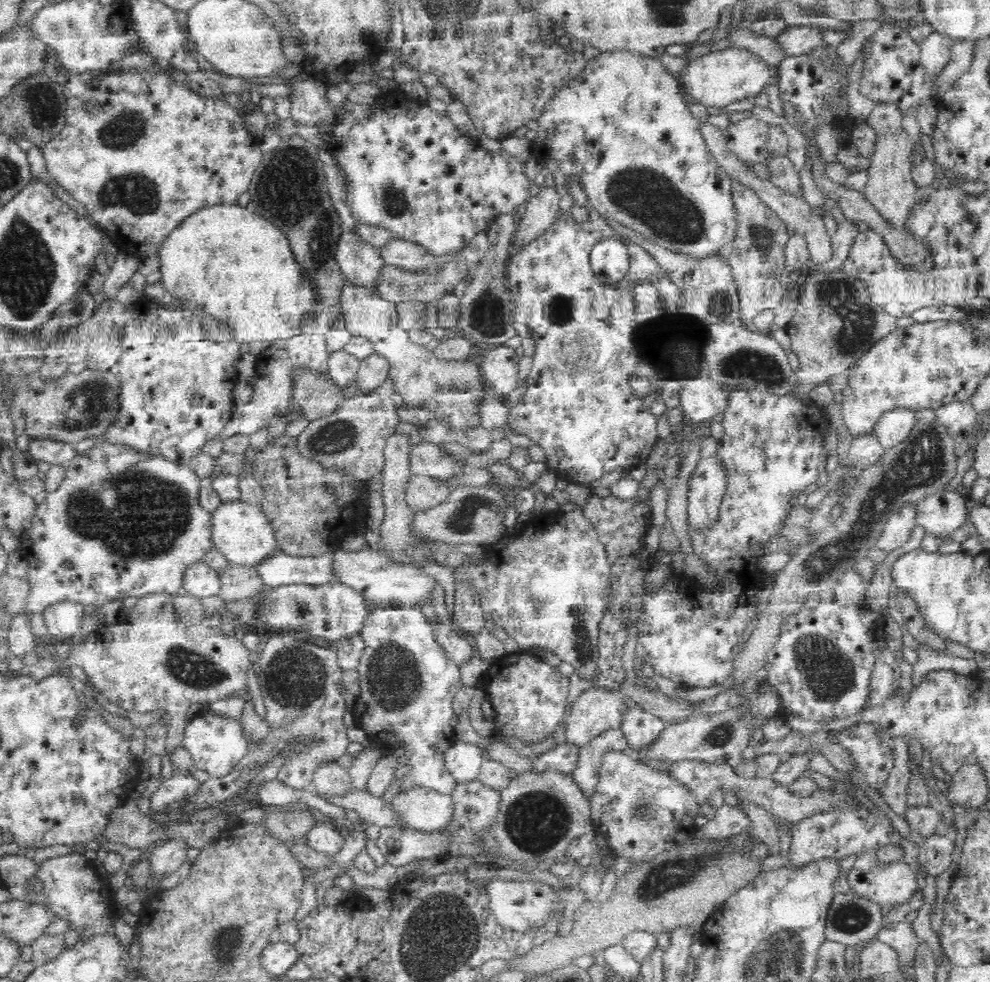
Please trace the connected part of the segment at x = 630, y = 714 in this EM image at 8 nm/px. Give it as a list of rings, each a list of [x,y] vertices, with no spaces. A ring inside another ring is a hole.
[[[631,701],[621,730],[628,739],[629,748],[638,752],[656,743],[656,738],[659,738],[667,725],[660,717],[644,711]]]

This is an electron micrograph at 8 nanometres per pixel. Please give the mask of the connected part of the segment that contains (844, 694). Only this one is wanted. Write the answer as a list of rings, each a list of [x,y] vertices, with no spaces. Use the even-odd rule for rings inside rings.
[[[838,601],[822,602],[814,608],[802,607],[796,614],[792,614],[784,626],[782,626],[782,635],[776,647],[766,657],[766,668],[762,674],[762,680],[768,682],[770,686],[774,686],[781,698],[781,709],[778,713],[778,717],[784,720],[788,720],[790,716],[798,716],[804,720],[823,721],[832,718],[845,718],[853,714],[859,713],[866,707],[866,702],[870,700],[872,696],[872,676],[874,676],[874,670],[876,670],[876,662],[878,658],[883,654],[883,651],[888,648],[888,642],[886,641],[886,634],[884,633],[885,615],[874,612],[870,606],[864,604],[842,604]]]

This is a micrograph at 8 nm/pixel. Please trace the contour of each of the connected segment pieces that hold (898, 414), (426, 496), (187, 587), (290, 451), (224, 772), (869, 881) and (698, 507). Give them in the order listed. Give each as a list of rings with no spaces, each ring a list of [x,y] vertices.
[[[908,407],[887,410],[873,426],[873,433],[884,448],[904,442],[917,421],[916,413]]]
[[[411,474],[405,496],[412,510],[426,511],[440,507],[451,496],[450,492],[451,488],[444,480]]]
[[[200,562],[187,571],[182,592],[201,599],[206,596],[218,597],[221,589],[222,582],[219,573],[208,564]]]
[[[283,433],[258,451],[251,476],[264,487],[265,500],[260,508],[271,521],[281,551],[286,555],[315,557],[334,552],[352,528],[365,529],[368,482],[325,470],[317,462],[301,458],[295,448],[295,438]]]
[[[203,710],[193,712],[185,726],[182,742],[194,759],[195,768],[206,770],[212,778],[228,776],[250,747],[242,736],[239,718],[216,716]]]
[[[875,851],[864,852],[857,856],[854,866],[846,875],[851,889],[858,895],[890,907],[908,902],[914,896],[914,892],[921,888],[921,881],[916,879],[912,864],[908,864],[904,859],[893,860],[891,863],[878,862]]]
[[[718,453],[698,462],[690,480],[688,522],[692,530],[712,528],[728,490],[726,467]]]

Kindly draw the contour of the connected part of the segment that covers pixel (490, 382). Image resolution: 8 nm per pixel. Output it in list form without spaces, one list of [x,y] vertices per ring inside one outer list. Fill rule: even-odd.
[[[499,345],[489,348],[481,358],[481,371],[485,386],[492,388],[505,400],[512,390],[521,387],[518,380],[518,362],[522,355],[511,347]]]

